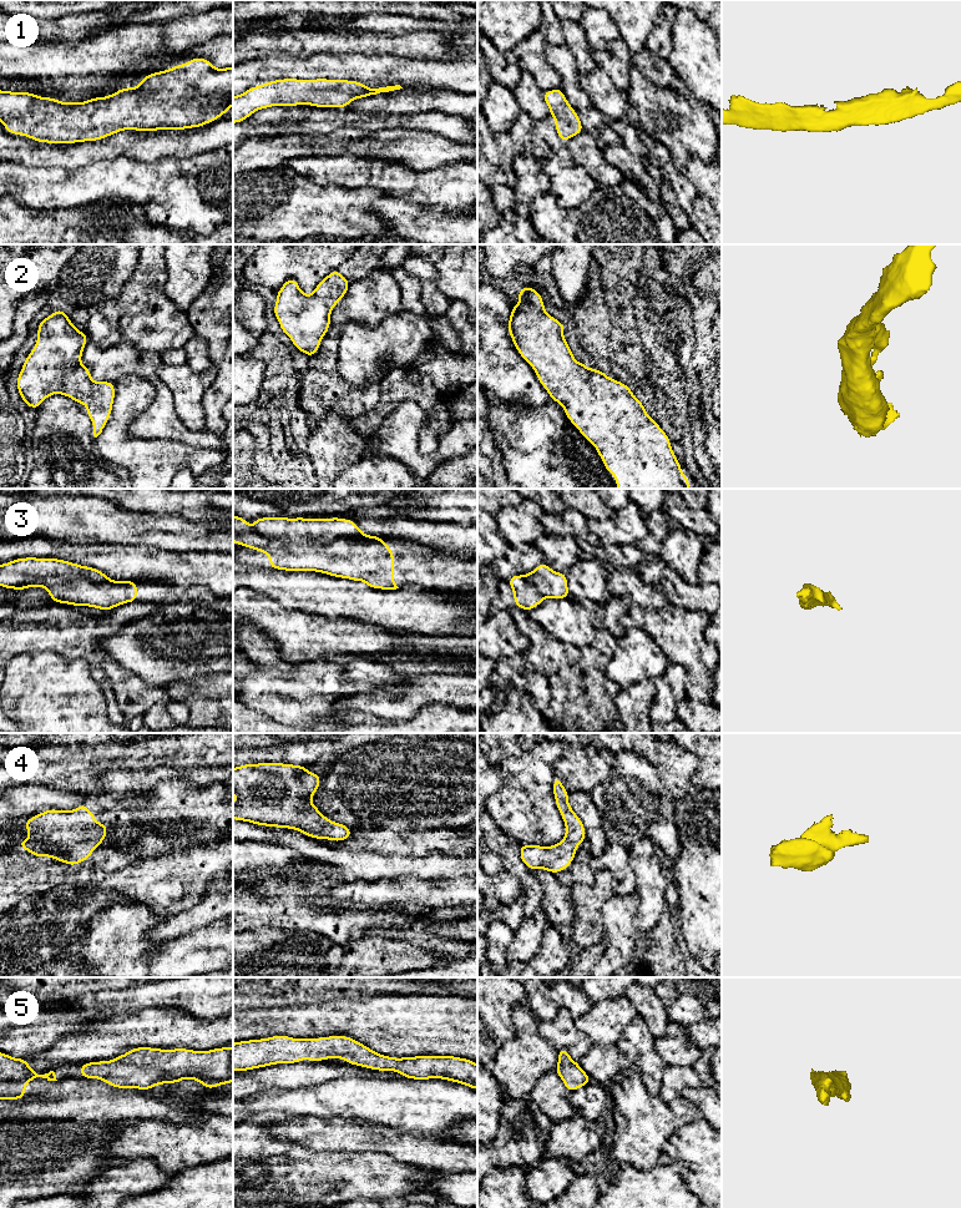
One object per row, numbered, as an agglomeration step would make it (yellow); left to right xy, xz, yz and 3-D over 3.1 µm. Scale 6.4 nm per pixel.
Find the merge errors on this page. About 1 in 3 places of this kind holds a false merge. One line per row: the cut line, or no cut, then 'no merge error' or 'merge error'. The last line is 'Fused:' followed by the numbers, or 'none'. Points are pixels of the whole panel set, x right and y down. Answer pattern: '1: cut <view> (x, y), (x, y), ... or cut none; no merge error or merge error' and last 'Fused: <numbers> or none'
1: cut none; no merge error
2: cut none; no merge error
3: cut xz (253, 529), (267, 536), (288, 540), (380, 540); merge error
4: cut none; no merge error
5: cut none; no merge error
Fused: 3

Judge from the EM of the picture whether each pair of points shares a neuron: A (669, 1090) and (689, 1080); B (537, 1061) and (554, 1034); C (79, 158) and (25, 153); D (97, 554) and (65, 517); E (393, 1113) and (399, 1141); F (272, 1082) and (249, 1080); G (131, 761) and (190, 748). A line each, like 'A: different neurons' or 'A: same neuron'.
A: same neuron
B: different neurons
C: same neuron
D: different neurons
E: different neurons
F: same neuron
G: same neuron

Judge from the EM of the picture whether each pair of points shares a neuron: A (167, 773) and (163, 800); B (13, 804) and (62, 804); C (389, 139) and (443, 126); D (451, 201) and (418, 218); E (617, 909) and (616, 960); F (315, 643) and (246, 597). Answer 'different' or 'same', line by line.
A: different
B: same
C: different
D: different
E: same
F: same

